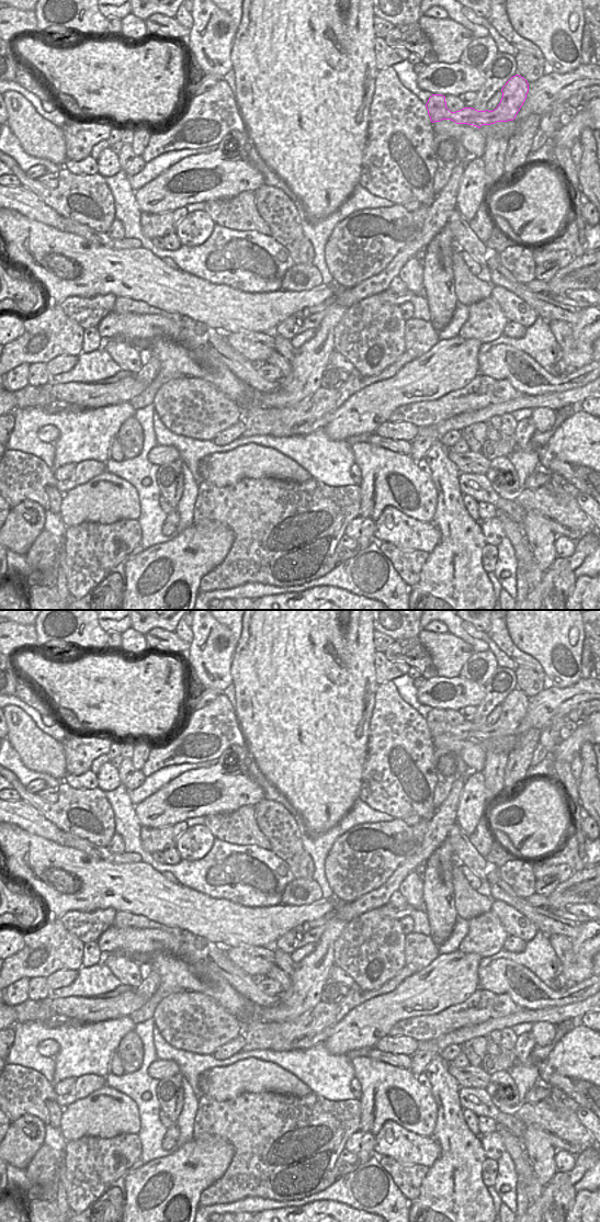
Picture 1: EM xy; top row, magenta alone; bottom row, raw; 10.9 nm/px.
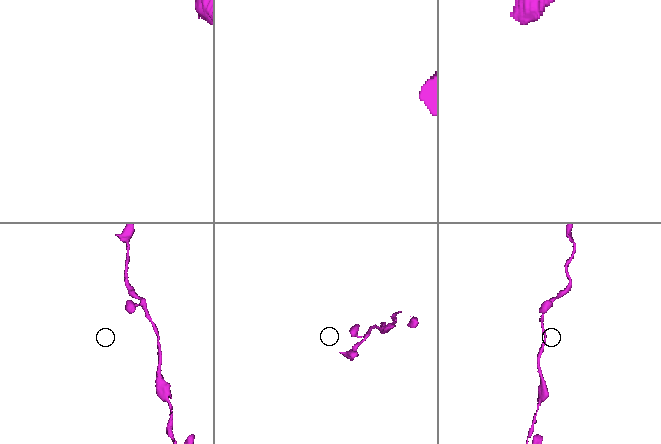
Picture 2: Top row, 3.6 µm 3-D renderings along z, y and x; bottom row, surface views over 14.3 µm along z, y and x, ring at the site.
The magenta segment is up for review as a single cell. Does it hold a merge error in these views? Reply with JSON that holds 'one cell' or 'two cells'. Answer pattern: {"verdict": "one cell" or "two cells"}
{"verdict": "one cell"}

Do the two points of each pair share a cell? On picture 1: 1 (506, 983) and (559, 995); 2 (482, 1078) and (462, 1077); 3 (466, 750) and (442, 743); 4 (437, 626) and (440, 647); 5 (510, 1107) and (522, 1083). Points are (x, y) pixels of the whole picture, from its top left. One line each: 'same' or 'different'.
1: same
2: same
3: same
4: different
5: different

